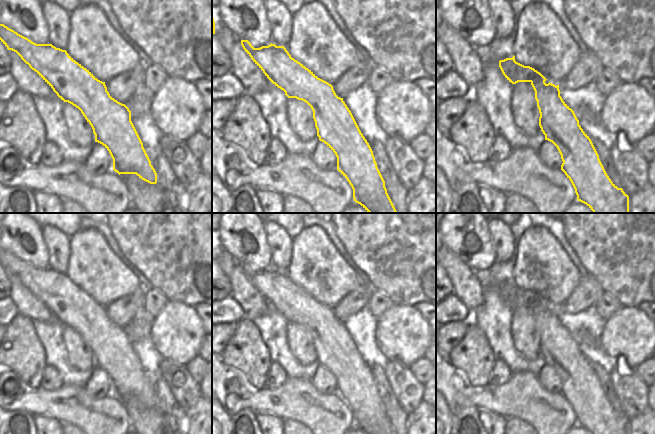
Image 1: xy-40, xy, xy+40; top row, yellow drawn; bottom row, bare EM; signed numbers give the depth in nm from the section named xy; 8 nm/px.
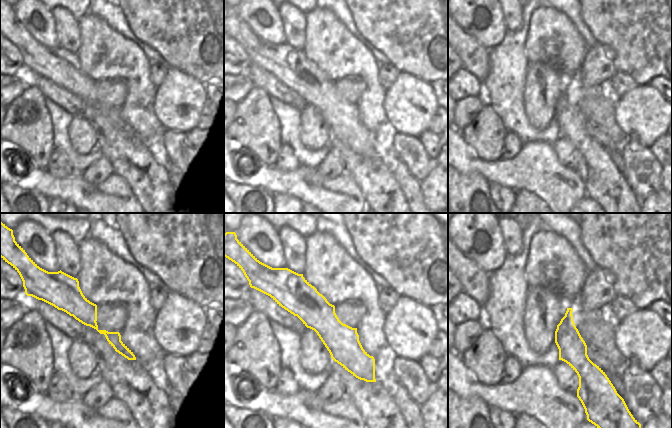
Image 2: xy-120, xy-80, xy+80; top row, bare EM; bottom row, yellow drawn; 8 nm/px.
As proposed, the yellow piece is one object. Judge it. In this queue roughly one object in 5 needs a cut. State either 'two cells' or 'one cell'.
one cell

